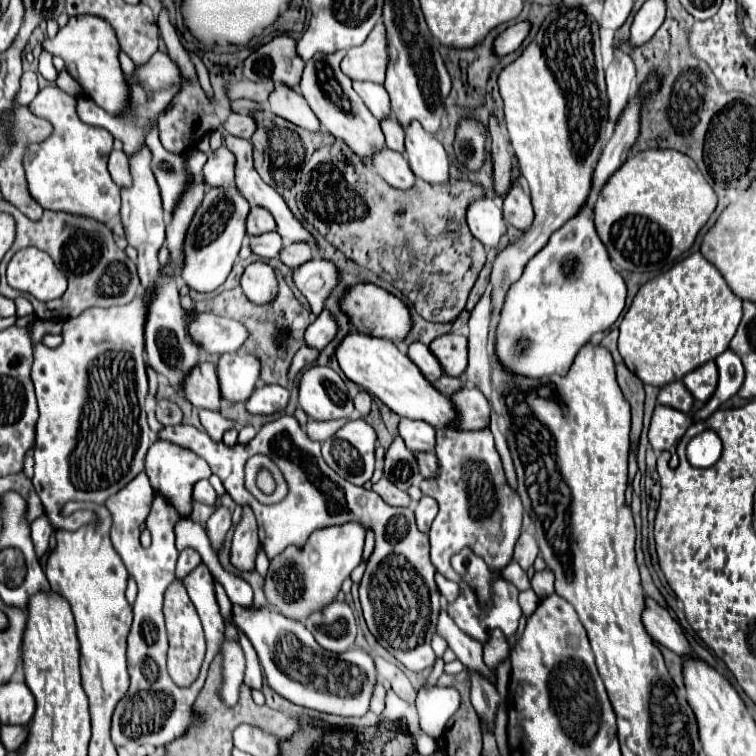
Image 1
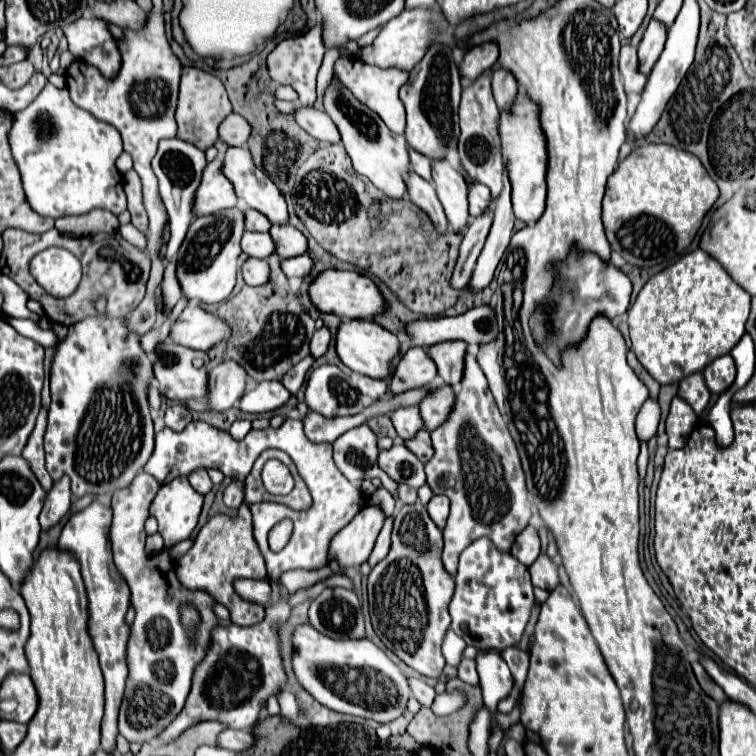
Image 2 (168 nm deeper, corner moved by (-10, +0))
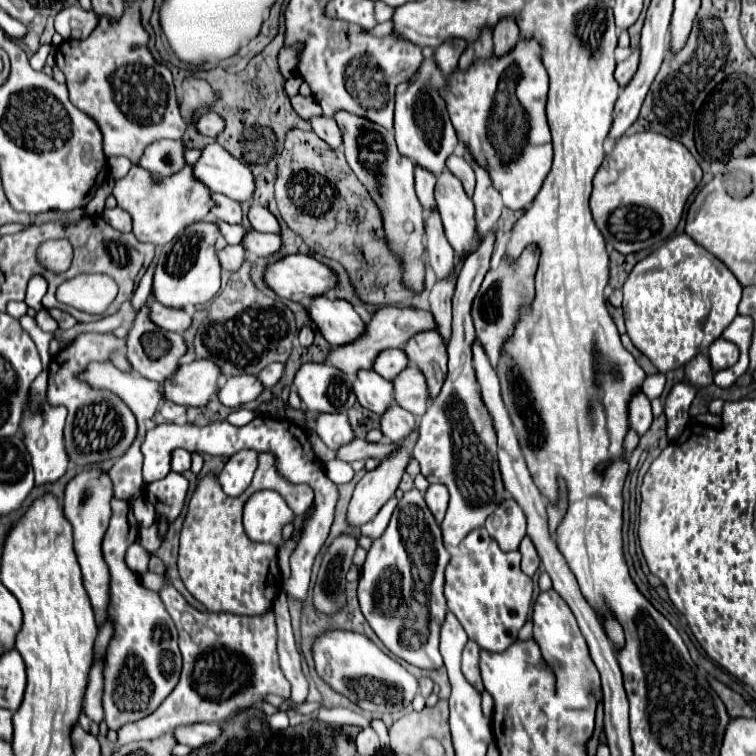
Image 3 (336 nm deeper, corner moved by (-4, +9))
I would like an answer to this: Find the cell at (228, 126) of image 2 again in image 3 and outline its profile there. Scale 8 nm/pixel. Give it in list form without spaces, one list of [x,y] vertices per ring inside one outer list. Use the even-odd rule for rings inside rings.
[[[210,111],[210,113],[204,113],[204,115],[200,115],[200,119],[198,119],[198,131],[202,133],[202,135],[208,135],[208,137],[218,137],[222,131],[224,131],[224,127],[226,127],[226,121],[218,115],[218,113],[214,113],[214,111]]]

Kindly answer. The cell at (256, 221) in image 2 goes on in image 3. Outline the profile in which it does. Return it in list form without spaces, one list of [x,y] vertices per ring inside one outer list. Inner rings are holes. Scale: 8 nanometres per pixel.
[[[214,193],[212,195],[214,199],[214,205],[212,205],[212,215],[220,221],[226,221],[226,223],[242,223],[242,217],[244,217],[244,209],[238,201],[230,199],[230,197],[224,197],[220,193]]]

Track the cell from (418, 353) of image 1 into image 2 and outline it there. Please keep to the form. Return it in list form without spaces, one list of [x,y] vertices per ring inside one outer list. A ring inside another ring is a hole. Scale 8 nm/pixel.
[[[410,348],[398,362],[390,380],[390,392],[402,394],[412,388],[422,388],[436,378],[436,366],[426,348]]]

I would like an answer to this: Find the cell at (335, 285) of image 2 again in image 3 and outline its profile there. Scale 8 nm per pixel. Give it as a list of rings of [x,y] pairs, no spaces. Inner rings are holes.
[[[290,255],[268,267],[266,283],[280,297],[308,305],[320,295],[330,295],[338,287],[338,275],[310,255]]]

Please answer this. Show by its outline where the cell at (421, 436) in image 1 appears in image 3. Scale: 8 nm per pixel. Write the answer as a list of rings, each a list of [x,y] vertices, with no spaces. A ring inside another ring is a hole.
[[[374,371],[358,373],[354,379],[354,389],[358,403],[378,415],[386,413],[394,405],[394,385],[390,381],[384,381]]]

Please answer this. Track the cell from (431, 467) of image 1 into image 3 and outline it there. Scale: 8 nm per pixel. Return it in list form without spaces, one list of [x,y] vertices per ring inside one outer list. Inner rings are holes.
[[[394,405],[394,409],[388,409],[388,413],[382,415],[382,433],[388,441],[392,443],[402,443],[412,431],[418,429],[416,425],[416,417],[404,409],[400,409],[398,405]]]

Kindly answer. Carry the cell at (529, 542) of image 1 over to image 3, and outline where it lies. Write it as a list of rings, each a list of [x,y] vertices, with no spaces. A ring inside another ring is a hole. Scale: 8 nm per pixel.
[[[506,499],[504,505],[500,505],[492,517],[488,517],[486,529],[498,541],[500,549],[516,551],[520,541],[526,537],[526,517],[516,501]]]

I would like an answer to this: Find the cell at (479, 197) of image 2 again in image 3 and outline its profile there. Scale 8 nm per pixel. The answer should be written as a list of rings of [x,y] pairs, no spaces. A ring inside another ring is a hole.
[[[450,155],[448,161],[446,161],[446,167],[448,167],[448,169],[462,181],[466,195],[472,197],[472,193],[474,193],[474,183],[476,183],[472,167],[470,167],[460,155]]]

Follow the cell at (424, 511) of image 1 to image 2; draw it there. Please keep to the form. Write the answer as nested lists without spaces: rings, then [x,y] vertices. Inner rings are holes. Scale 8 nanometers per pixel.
[[[432,496],[432,500],[428,502],[428,514],[434,520],[434,524],[442,530],[450,514],[450,500],[446,496]]]

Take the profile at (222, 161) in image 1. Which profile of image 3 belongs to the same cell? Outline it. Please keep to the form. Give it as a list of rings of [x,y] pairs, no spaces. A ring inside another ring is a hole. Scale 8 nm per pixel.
[[[186,165],[182,173],[176,173],[176,177],[168,177],[162,183],[154,183],[146,169],[132,167],[124,179],[116,181],[112,191],[118,201],[118,207],[132,215],[136,239],[152,245],[166,245],[184,227],[202,221],[212,207],[210,193],[212,191],[194,177],[194,165]]]

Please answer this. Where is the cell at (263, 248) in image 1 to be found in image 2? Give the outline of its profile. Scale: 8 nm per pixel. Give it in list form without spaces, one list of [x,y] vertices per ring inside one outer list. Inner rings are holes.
[[[244,232],[242,240],[240,240],[242,252],[254,258],[268,258],[274,252],[274,242],[270,238],[268,232],[260,234],[260,232]]]

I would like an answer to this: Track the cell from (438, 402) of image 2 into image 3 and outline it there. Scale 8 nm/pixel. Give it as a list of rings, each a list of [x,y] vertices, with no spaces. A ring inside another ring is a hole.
[[[410,363],[410,367],[404,369],[404,373],[400,373],[400,377],[396,377],[396,381],[392,383],[396,387],[396,403],[412,415],[422,417],[430,403],[424,373],[420,373],[420,369],[414,363]]]

